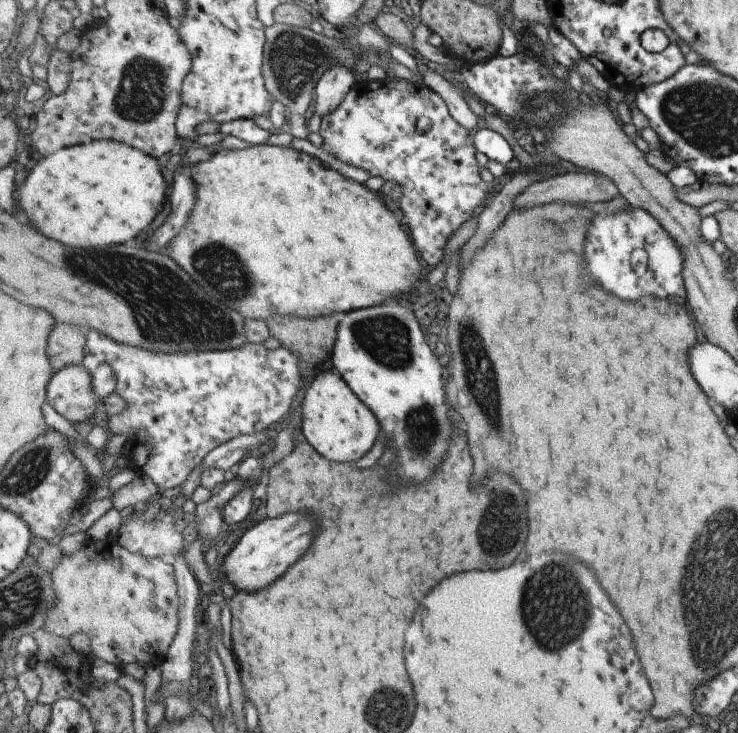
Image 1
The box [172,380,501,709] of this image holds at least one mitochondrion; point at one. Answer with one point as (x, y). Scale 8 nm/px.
(423, 431)

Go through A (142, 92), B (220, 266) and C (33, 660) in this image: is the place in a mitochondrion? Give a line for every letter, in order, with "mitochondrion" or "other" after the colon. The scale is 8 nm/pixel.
A: mitochondrion
B: mitochondrion
C: other

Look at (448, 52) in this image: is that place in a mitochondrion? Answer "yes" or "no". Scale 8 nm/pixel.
no

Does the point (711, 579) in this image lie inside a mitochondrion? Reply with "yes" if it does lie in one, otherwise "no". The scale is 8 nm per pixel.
yes

